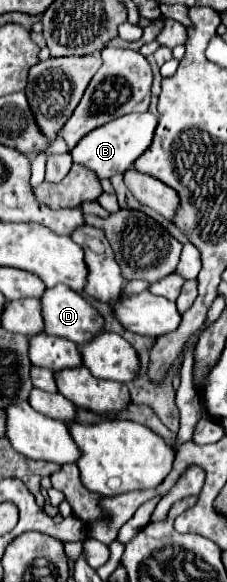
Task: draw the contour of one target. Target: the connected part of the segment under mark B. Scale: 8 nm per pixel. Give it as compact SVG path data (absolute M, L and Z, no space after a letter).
M149 111L123 115L121 119L109 121L105 123L105 127L97 127L97 131L91 131L91 135L81 139L81 143L77 143L77 147L71 151L73 161L77 165L83 165L85 169L93 169L99 179L111 179L113 175L131 169L135 159L149 149L149 145L153 143L155 127L157 127L157 117L151 115Z

